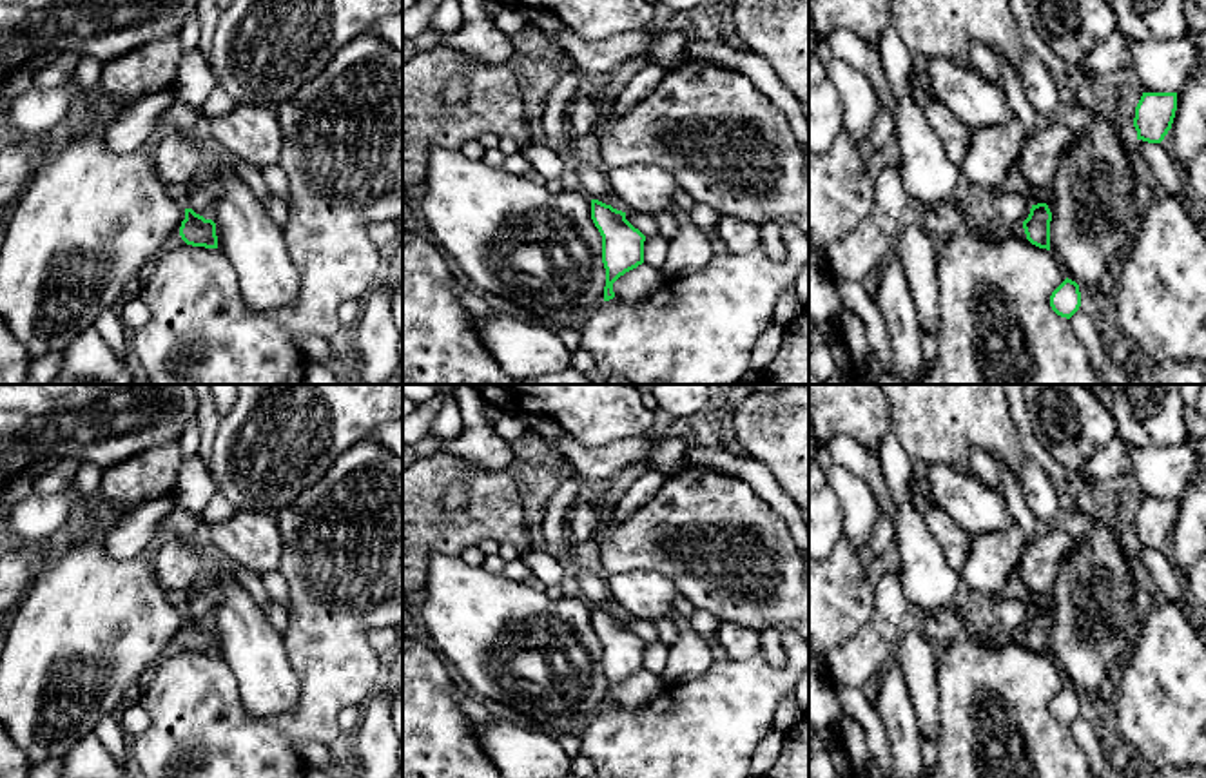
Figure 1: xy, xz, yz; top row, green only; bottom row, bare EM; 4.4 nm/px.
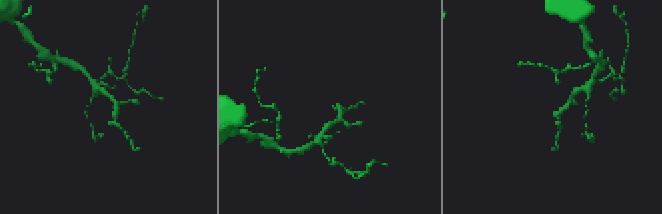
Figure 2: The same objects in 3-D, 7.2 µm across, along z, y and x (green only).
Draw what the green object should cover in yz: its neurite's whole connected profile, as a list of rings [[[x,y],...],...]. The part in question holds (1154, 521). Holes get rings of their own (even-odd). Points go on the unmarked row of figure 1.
[[[1143,499],[1133,524],[1137,546],[1161,549],[1172,535],[1175,517],[1177,499]]]

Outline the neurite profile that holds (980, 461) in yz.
[[[979,448],[968,450],[967,457],[968,466],[972,472],[994,491],[1003,491],[999,470],[994,462],[994,459]]]

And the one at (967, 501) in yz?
[[[947,462],[927,468],[934,506],[970,535],[1003,531],[1016,524],[1003,497],[979,479],[956,472]]]

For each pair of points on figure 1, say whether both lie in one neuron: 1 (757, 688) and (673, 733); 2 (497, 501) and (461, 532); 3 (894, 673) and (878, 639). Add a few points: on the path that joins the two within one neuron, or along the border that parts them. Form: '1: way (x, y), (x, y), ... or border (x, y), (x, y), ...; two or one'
1: way (737, 700), (706, 731), (693, 733); one
2: way (488, 510), (470, 525); one
3: border (893, 655), (878, 675); two

